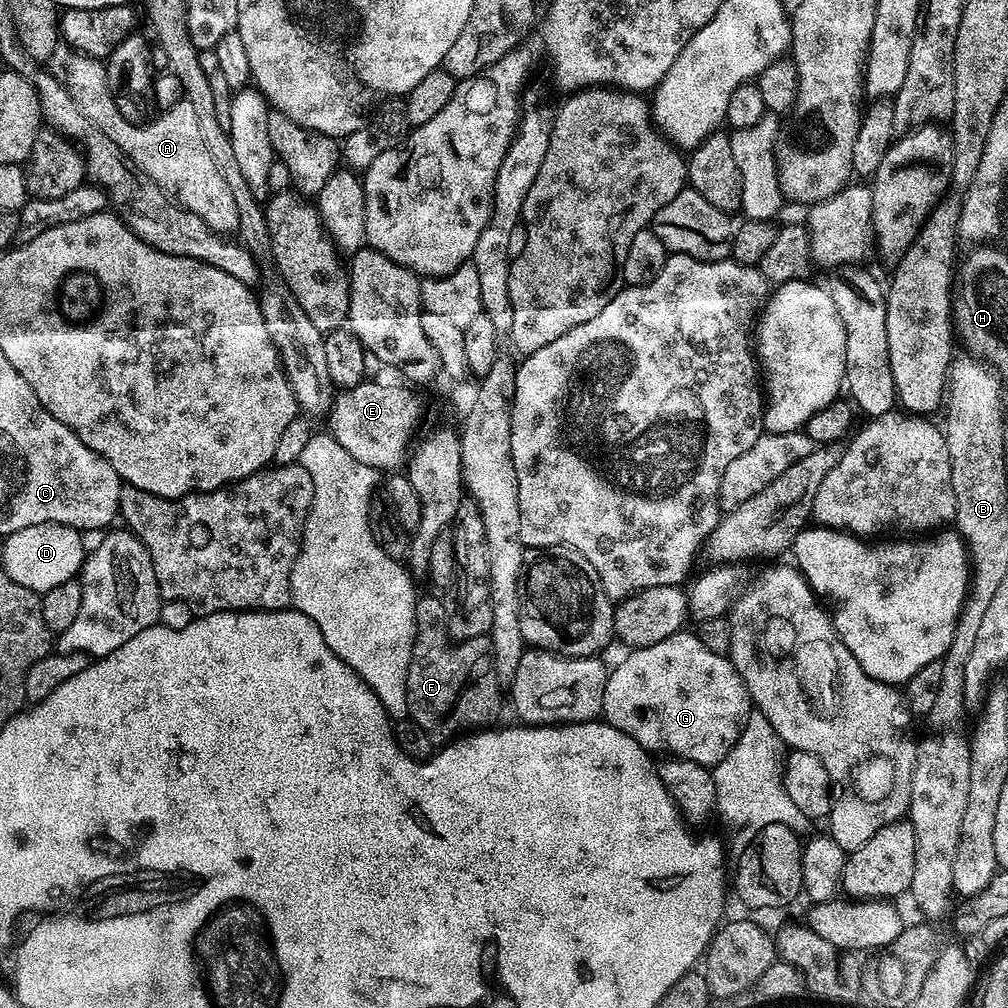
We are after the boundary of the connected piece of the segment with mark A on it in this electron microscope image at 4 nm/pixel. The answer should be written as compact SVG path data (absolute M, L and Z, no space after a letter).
M72 54L68 65L64 68L62 83L67 88L70 98L90 118L90 122L122 154L128 157L133 168L146 174L159 188L174 198L175 203L187 212L193 212L202 218L206 226L217 234L235 233L238 226L238 209L234 206L234 198L230 194L230 186L218 174L210 150L202 143L202 133L198 130L198 114L190 110L164 110L157 120L149 124L131 124L120 113L117 97L108 85L108 69L103 59L83 54Z

